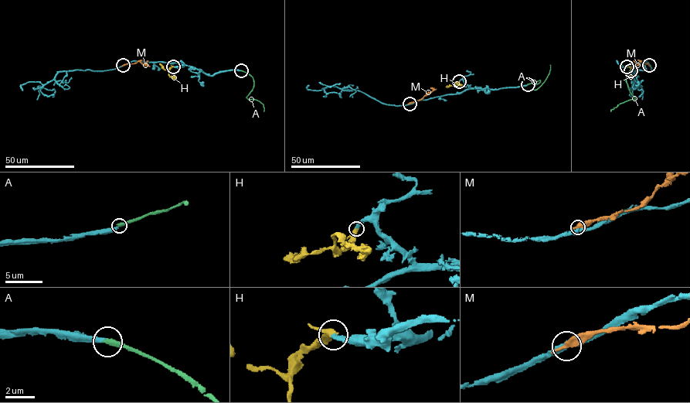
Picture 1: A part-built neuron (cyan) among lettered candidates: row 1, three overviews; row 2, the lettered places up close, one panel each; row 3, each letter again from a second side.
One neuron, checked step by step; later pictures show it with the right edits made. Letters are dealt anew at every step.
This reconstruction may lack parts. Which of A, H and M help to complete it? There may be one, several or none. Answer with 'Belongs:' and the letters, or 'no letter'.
Belongs: H

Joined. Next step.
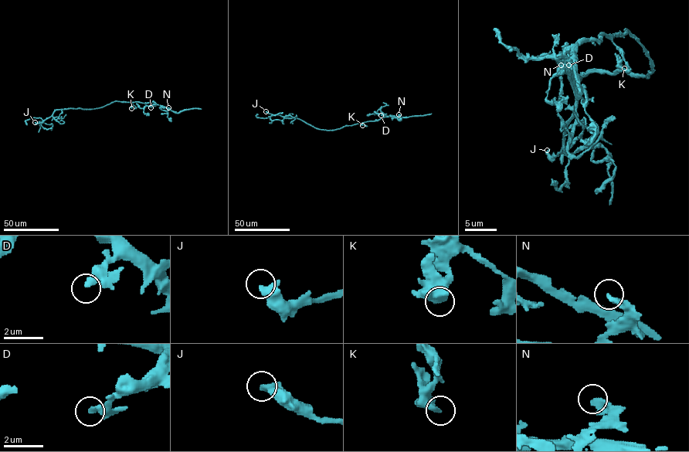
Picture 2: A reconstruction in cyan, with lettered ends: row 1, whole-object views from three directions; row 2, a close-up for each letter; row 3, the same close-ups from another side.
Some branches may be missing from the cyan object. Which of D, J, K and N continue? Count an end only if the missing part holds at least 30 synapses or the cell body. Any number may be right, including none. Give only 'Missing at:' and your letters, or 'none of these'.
Missing at: none of these

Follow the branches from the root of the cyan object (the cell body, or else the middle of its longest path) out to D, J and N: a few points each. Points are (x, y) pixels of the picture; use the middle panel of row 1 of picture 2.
D: (337, 129), (378, 120), (385, 116), (383, 113), (381, 115)
J: (337, 129), (318, 129), (299, 119), (266, 111)
N: (337, 129), (388, 116), (396, 117), (398, 114)

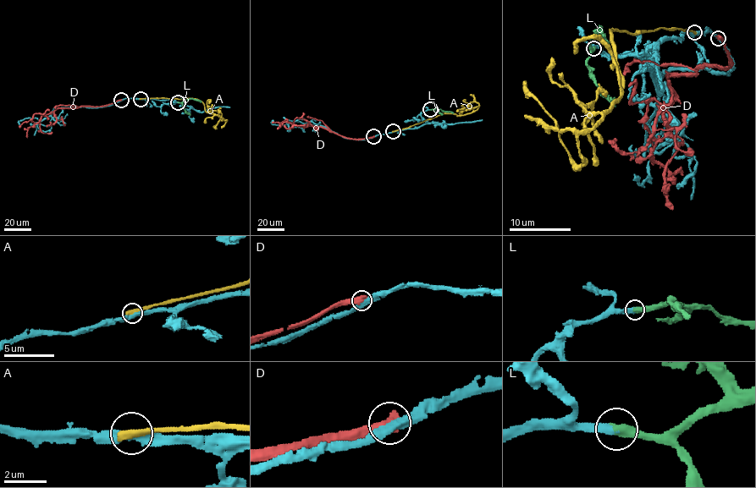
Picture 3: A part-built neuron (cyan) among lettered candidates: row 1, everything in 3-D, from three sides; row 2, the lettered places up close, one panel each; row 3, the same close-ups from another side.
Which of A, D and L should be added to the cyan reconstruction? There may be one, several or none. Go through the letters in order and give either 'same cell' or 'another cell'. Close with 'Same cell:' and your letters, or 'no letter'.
A: another cell
D: another cell
L: same cell
Same cell: L

